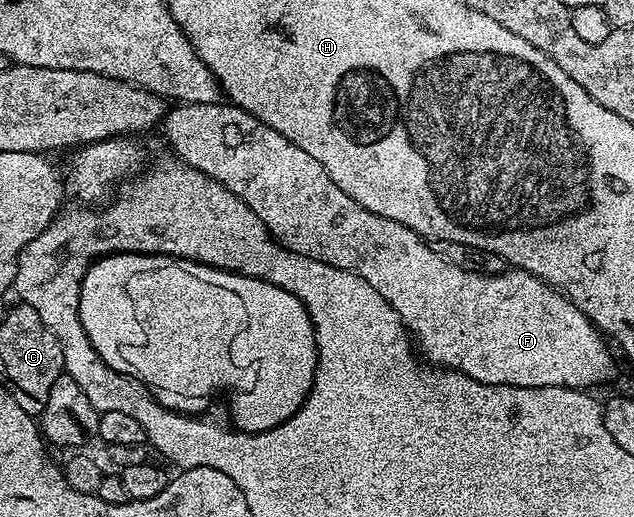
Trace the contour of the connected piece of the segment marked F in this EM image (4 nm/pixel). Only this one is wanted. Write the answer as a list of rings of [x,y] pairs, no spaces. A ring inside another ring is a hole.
[[[217,102],[215,104],[181,103],[173,108],[176,109],[173,112],[171,109],[162,121],[164,136],[168,139],[169,146],[176,151],[173,153],[183,160],[185,164],[198,169],[202,174],[206,174],[210,178],[214,178],[219,184],[226,186],[226,190],[230,190],[235,196],[242,198],[242,202],[246,202],[246,206],[250,206],[250,210],[254,210],[254,214],[258,214],[258,218],[262,218],[266,230],[272,235],[273,240],[282,247],[289,248],[294,254],[302,254],[306,258],[326,262],[335,268],[350,270],[354,274],[358,274],[366,282],[370,282],[370,286],[374,286],[374,290],[378,290],[378,294],[382,294],[382,298],[386,298],[386,302],[390,302],[390,306],[396,311],[398,318],[402,321],[404,327],[408,329],[413,341],[418,345],[419,355],[429,365],[461,372],[483,384],[518,386],[519,388],[592,390],[595,384],[604,384],[615,374],[616,360],[612,357],[611,350],[608,349],[609,341],[605,339],[600,329],[595,328],[588,321],[586,314],[582,314],[582,310],[578,310],[578,306],[574,306],[574,302],[570,297],[564,295],[557,288],[551,288],[545,280],[539,280],[534,274],[523,272],[520,268],[512,268],[509,271],[500,272],[496,276],[486,276],[483,272],[467,272],[458,266],[450,266],[450,262],[442,262],[442,258],[438,258],[438,254],[434,254],[431,243],[426,242],[423,236],[419,236],[414,230],[410,230],[390,218],[382,218],[378,214],[358,206],[358,202],[354,202],[354,198],[350,198],[350,194],[338,190],[338,185],[334,183],[334,178],[330,178],[330,174],[326,174],[326,170],[322,170],[322,162],[316,161],[315,158],[310,158],[310,154],[306,154],[306,150],[301,150],[299,146],[294,146],[294,142],[290,142],[290,138],[282,138],[282,134],[278,134],[278,130],[270,130],[270,126],[266,126],[266,122],[254,118],[249,112],[237,108],[231,102]]]

